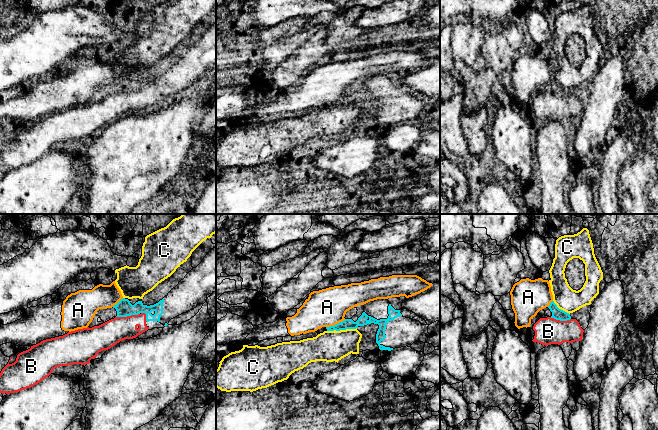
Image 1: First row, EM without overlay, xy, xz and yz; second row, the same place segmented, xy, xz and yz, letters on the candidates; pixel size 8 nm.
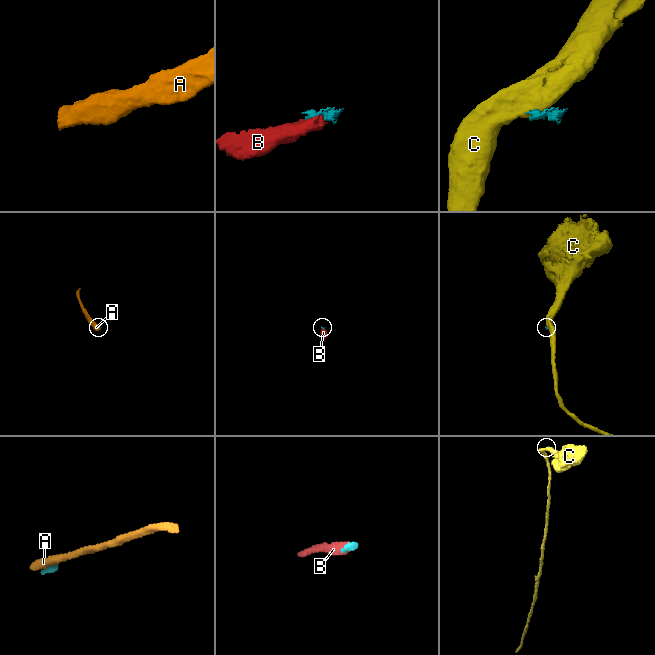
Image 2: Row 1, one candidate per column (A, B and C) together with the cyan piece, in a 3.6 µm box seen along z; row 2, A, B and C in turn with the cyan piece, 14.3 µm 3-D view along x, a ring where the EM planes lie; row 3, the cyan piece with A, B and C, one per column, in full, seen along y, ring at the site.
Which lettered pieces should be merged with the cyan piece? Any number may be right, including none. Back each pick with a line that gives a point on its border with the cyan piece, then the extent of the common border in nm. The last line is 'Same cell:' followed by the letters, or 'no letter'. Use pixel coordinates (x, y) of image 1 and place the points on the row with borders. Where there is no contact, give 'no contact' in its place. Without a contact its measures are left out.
B: xy (127, 315) | 190 nm
Same cell: B

